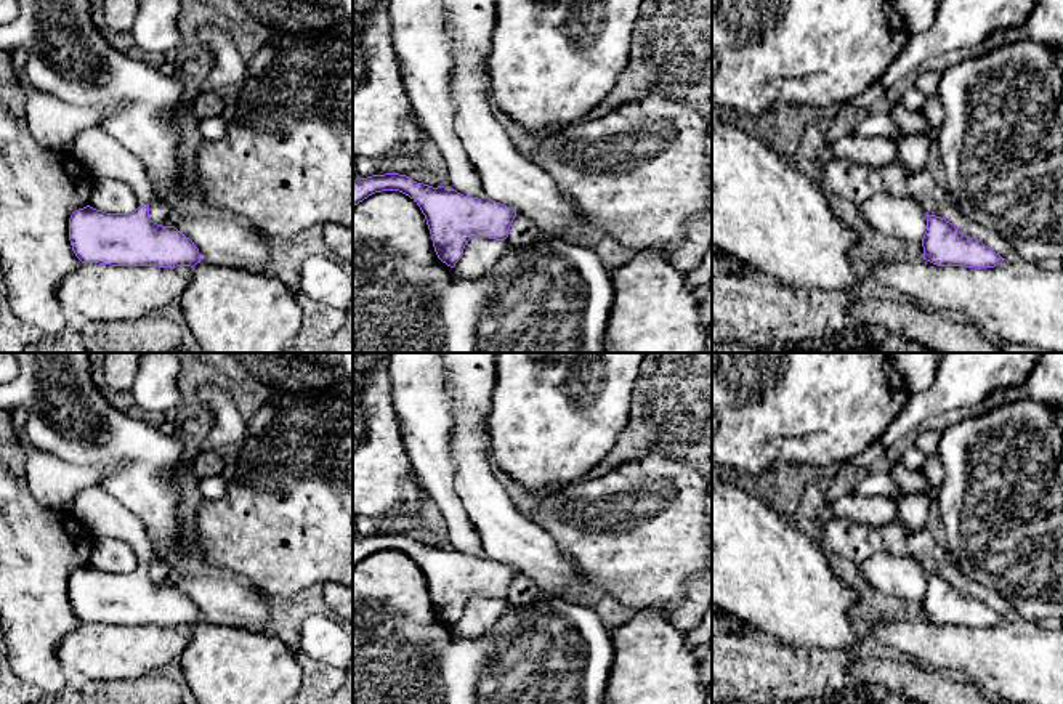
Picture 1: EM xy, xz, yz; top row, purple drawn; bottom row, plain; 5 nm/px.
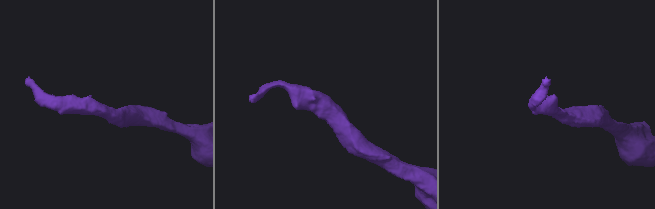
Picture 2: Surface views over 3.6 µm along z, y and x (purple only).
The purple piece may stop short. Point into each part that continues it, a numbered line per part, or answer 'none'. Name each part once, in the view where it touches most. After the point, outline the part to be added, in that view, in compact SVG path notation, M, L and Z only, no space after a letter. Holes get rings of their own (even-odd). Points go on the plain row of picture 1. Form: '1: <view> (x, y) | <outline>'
1: xy (93, 507) | M90 486L79 492L71 513L95 537L111 536L125 540L141 564L151 563L154 552L143 523L99 486Z

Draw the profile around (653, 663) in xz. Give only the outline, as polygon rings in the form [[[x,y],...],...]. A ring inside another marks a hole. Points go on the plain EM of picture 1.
[[[637,613],[635,617],[611,630],[614,659],[604,704],[705,704],[709,662],[701,662],[688,645],[688,633],[675,629],[662,613]]]

